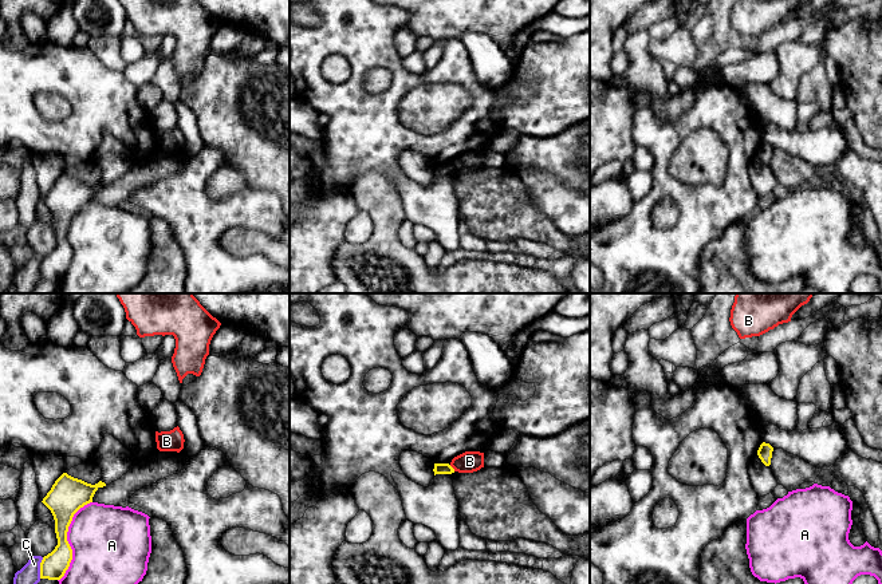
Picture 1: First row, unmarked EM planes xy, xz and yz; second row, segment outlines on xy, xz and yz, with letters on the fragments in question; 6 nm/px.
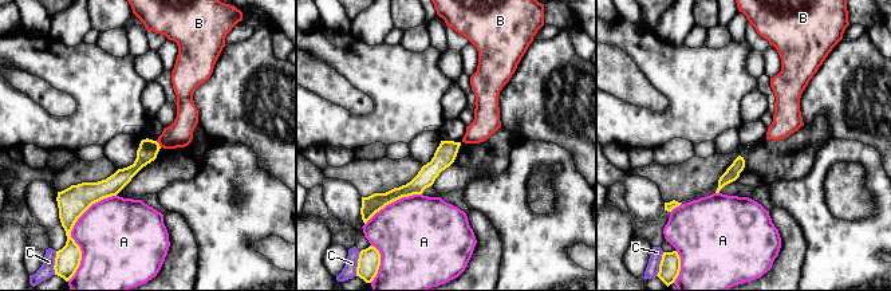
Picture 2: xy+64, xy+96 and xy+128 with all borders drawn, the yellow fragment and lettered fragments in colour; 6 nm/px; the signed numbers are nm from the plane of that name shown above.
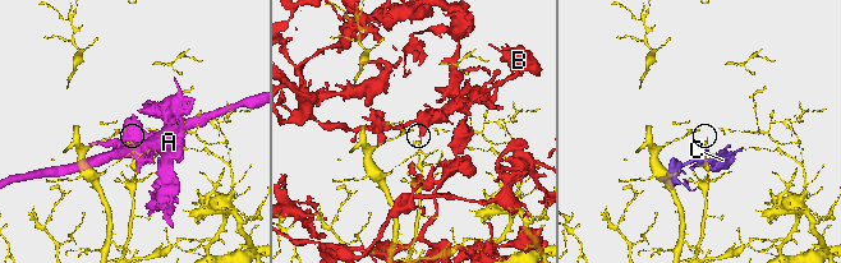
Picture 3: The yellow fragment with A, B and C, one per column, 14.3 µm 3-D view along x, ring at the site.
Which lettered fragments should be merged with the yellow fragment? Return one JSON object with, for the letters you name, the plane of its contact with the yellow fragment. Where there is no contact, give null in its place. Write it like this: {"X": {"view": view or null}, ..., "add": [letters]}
{"add": []}

